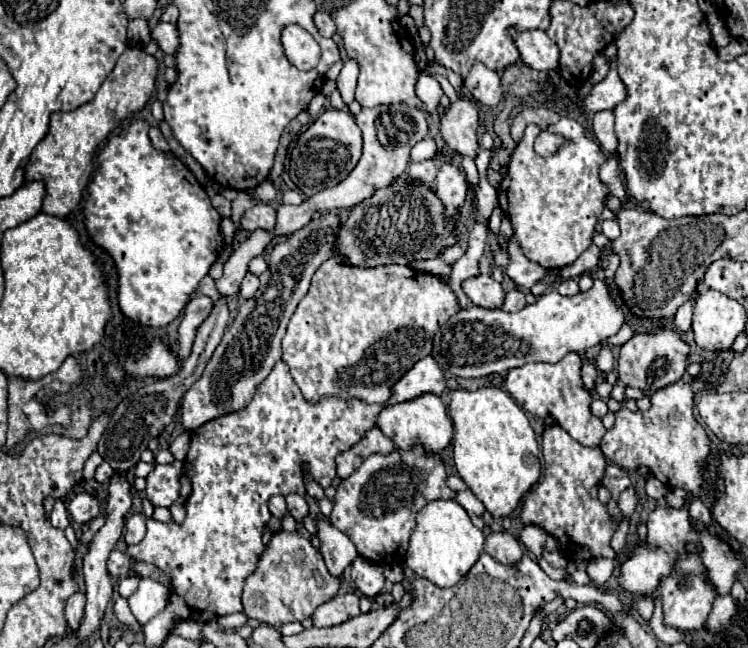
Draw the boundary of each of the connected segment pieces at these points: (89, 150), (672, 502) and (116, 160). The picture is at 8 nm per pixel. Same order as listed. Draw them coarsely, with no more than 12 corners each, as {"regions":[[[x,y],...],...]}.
{"regions":[[[128,45],[92,101],[50,115],[24,181],[78,207],[94,157],[144,109],[158,59]],[[668,489],[666,503],[680,509],[686,499],[684,489]],[[132,121],[84,221],[122,313],[166,327],[224,249],[190,169]]]}

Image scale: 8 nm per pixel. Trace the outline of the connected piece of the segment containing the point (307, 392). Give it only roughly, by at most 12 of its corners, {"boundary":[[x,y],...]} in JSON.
{"boundary":[[330,257],[282,339],[308,403],[384,403],[458,313],[436,275]]}

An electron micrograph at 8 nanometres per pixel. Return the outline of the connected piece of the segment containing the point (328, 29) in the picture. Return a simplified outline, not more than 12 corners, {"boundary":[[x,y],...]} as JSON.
{"boundary":[[316,11],[314,23],[322,37],[336,33],[332,17]]}

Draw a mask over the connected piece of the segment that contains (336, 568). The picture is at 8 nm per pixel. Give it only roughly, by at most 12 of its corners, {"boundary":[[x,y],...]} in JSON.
{"boundary":[[322,513],[320,551],[336,577],[358,557],[356,547]]}

